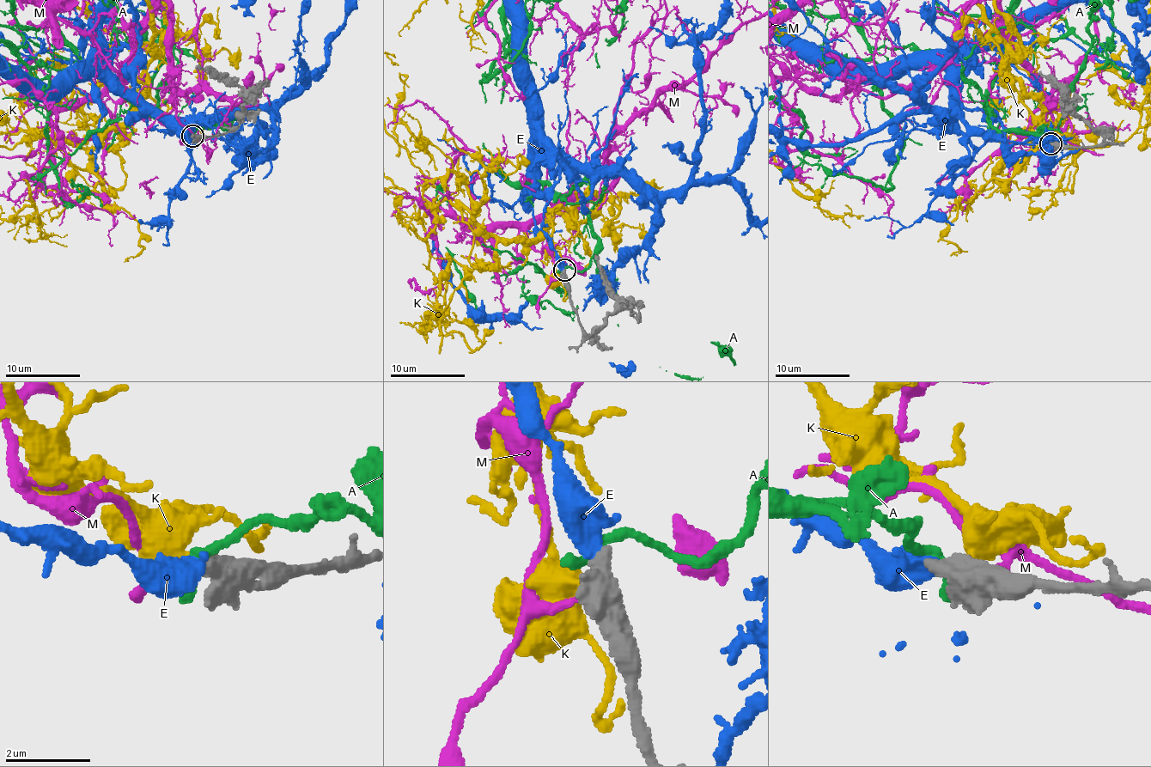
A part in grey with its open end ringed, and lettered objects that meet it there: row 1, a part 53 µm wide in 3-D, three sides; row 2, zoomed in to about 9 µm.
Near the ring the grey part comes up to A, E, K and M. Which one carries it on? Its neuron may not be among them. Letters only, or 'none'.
E

